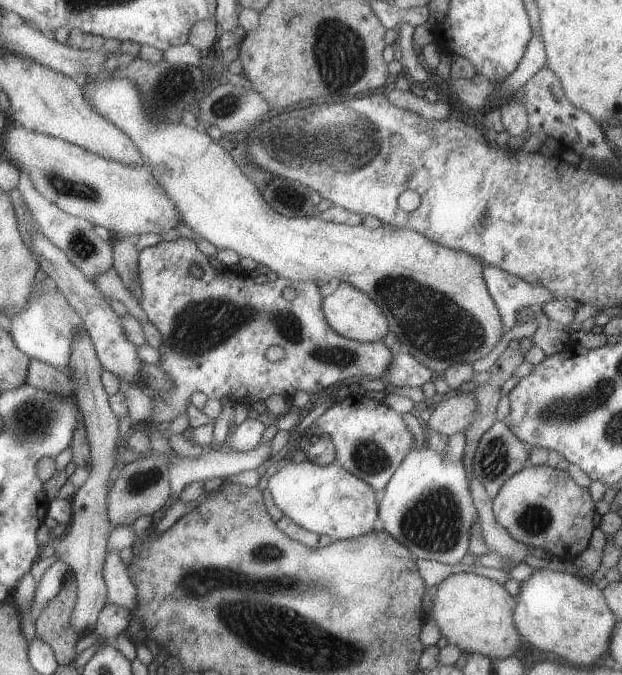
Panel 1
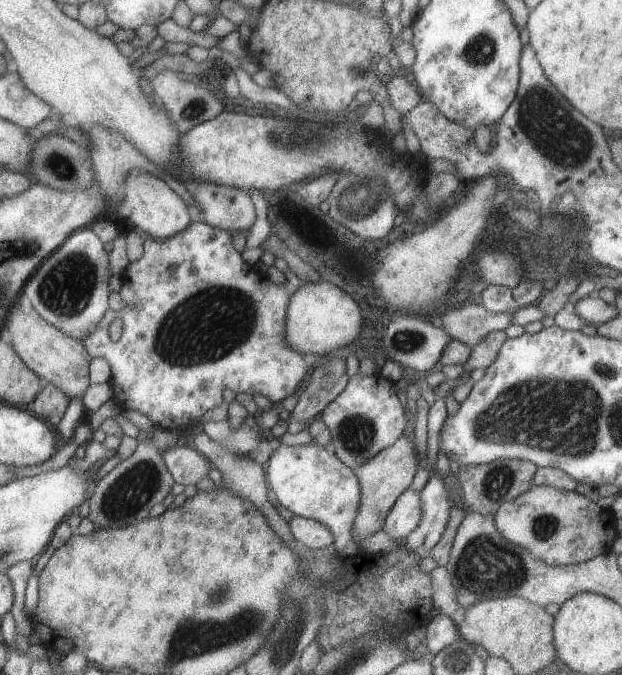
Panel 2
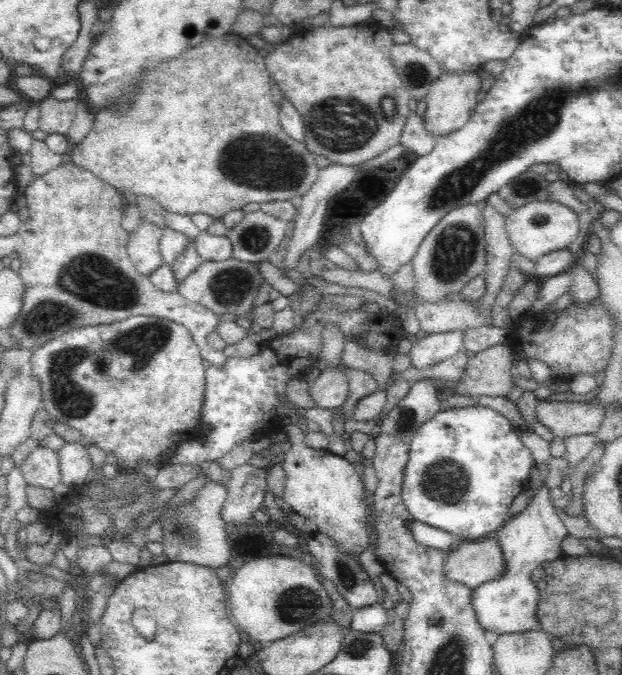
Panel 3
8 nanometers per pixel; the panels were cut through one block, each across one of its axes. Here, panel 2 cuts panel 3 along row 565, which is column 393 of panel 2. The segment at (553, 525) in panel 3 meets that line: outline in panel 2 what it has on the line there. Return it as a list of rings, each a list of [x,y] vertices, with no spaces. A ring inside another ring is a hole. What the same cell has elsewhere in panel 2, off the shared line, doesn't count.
[[[409,486],[399,494],[397,500],[393,503],[387,518],[385,518],[382,530],[391,540],[406,538],[417,528],[419,520],[421,520],[419,492],[415,492]]]

